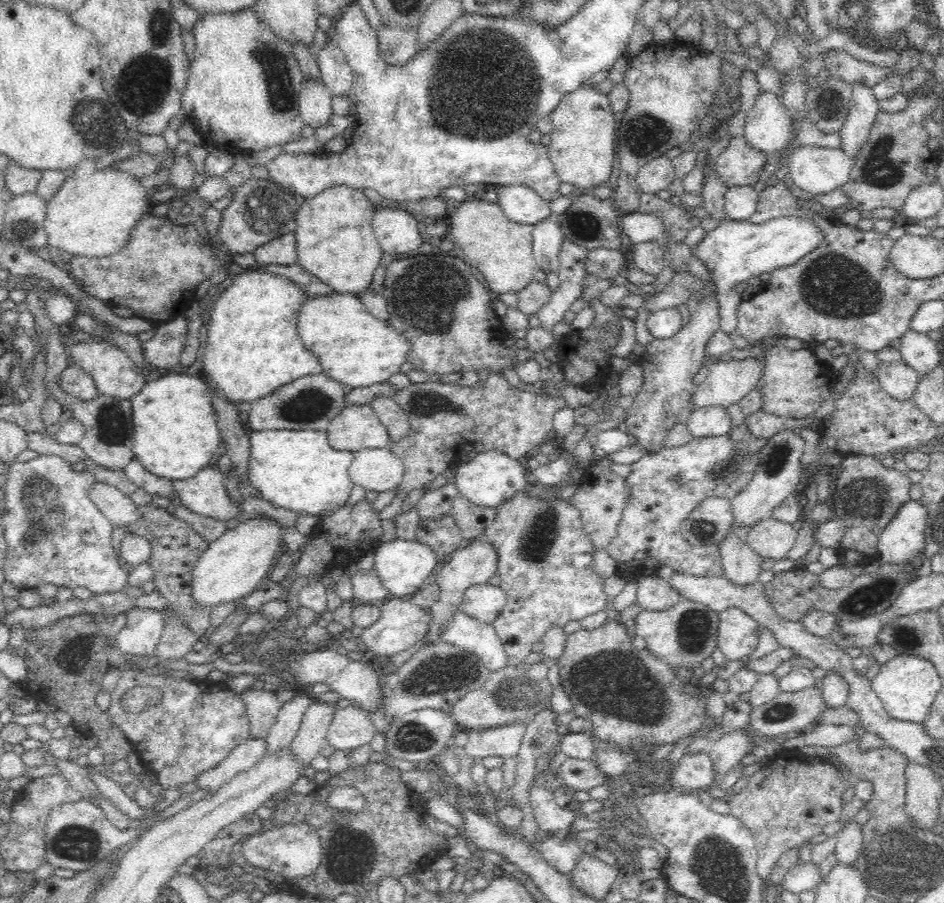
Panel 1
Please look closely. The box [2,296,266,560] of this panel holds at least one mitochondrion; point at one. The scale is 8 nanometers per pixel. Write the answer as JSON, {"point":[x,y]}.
{"point":[43,522]}

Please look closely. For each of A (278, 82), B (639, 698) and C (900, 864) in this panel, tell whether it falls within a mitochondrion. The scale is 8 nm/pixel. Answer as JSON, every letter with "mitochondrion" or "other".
{"A":"mitochondrion","B":"mitochondrion","C":"mitochondrion"}

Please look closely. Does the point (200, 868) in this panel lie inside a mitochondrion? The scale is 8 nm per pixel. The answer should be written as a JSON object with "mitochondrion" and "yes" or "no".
{"mitochondrion":"no"}

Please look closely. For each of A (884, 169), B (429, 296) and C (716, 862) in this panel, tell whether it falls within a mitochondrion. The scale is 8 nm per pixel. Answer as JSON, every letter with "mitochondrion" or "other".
{"A":"mitochondrion","B":"mitochondrion","C":"mitochondrion"}

